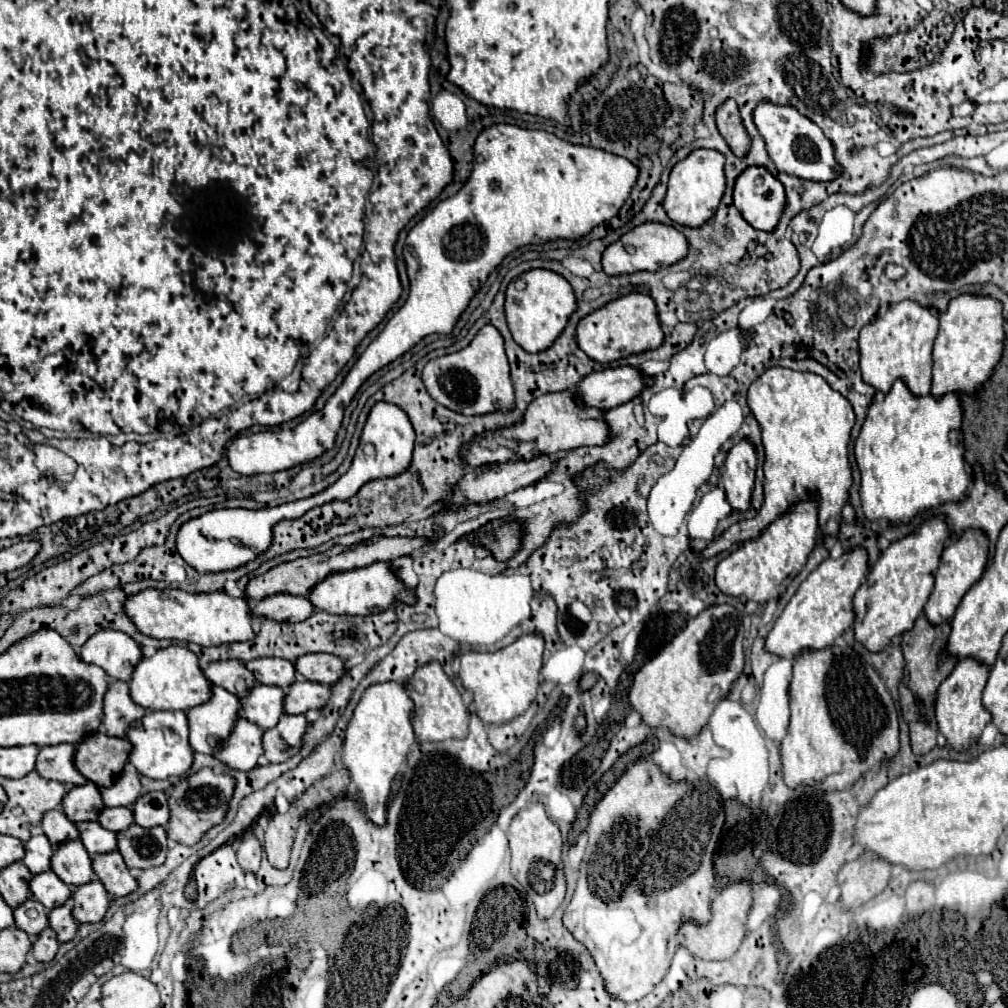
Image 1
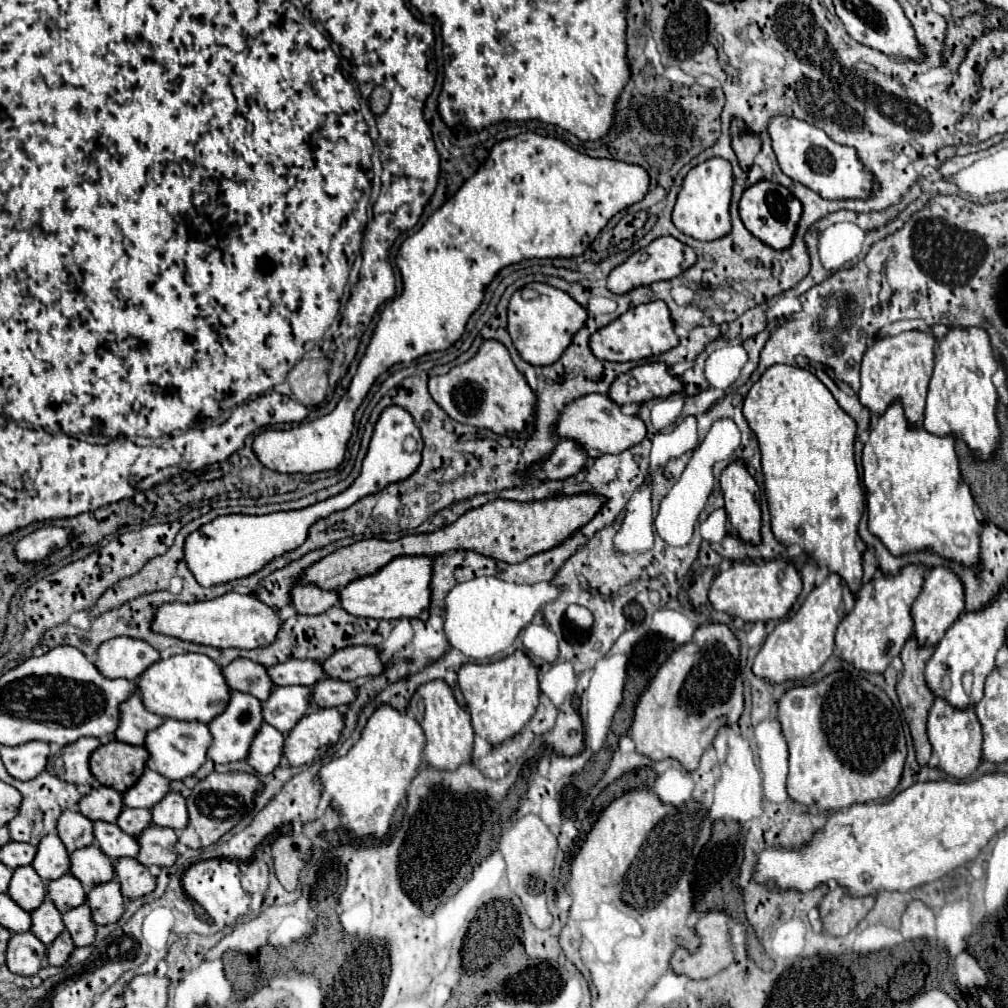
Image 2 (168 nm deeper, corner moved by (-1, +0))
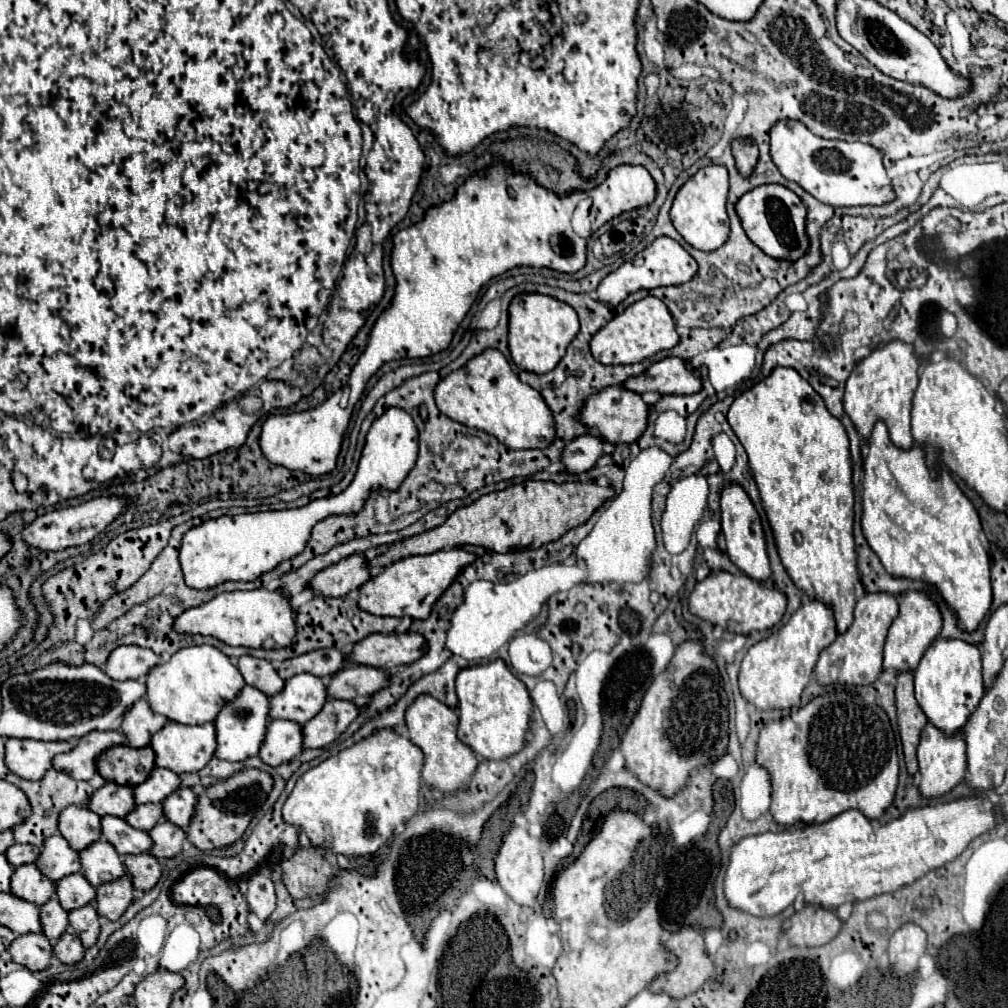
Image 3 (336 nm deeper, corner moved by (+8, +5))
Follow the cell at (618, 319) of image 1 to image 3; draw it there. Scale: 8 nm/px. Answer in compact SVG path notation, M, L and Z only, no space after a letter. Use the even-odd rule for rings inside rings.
M646 296L644 300L628 306L620 316L614 316L590 342L592 356L606 366L620 366L620 364L636 364L660 350L670 350L678 344L676 324L666 308L666 304L654 296Z

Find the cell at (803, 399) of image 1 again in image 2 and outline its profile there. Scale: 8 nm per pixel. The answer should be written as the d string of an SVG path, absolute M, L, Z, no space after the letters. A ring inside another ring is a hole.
M773 365L753 383L743 415L759 441L775 539L799 545L817 565L827 565L857 591L863 569L855 541L865 497L853 457L855 421L839 409L831 391L813 373L791 365Z

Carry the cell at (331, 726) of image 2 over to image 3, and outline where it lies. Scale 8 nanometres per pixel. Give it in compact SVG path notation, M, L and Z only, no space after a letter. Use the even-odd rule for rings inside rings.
M330 698L310 722L304 724L304 748L324 748L356 720L360 706L350 700Z

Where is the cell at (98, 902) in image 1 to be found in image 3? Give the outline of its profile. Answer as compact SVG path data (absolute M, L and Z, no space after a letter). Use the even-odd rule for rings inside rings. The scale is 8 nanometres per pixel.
M126 874L114 882L96 888L96 910L108 920L118 920L134 900L132 876Z

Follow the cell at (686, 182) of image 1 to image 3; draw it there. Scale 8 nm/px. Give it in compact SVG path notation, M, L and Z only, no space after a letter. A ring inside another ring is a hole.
M724 166L700 168L676 194L670 218L680 236L694 248L712 252L720 248L730 234L730 220L726 214L728 200L728 172Z

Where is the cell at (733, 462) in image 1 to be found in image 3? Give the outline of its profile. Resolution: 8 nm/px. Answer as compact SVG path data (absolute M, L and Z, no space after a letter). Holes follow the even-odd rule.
M738 484L726 486L722 490L720 506L722 506L722 532L726 536L728 558L732 560L732 564L736 564L752 580L758 580L758 582L764 582L764 584L770 582L772 570L770 570L770 558L768 558L768 552L766 552L766 536L764 536L764 530L762 530L762 524L760 524L760 516L754 510L744 488L738 486Z

